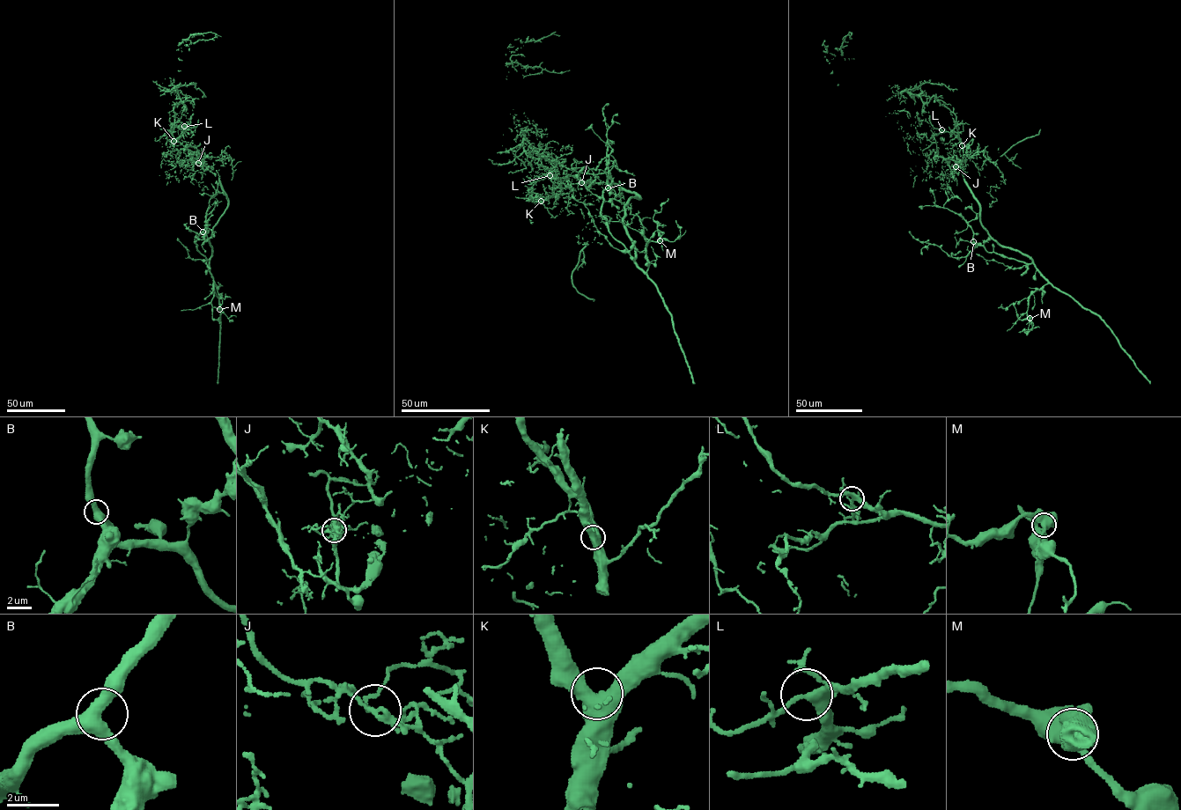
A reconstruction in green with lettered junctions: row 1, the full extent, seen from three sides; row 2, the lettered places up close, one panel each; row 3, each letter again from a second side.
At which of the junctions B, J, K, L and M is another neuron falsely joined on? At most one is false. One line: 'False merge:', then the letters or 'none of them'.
False merge: J

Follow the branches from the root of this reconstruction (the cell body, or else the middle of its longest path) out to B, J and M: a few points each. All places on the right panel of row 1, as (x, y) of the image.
B: (949, 166), (961, 172), (987, 232), (1032, 262), (987, 252), (973, 241)
J: (949, 166), (942, 158), (954, 160), (955, 166)
M: (949, 166), (961, 172), (987, 232), (1000, 245), (1026, 254), (1047, 282), (1029, 297), (1029, 318)

